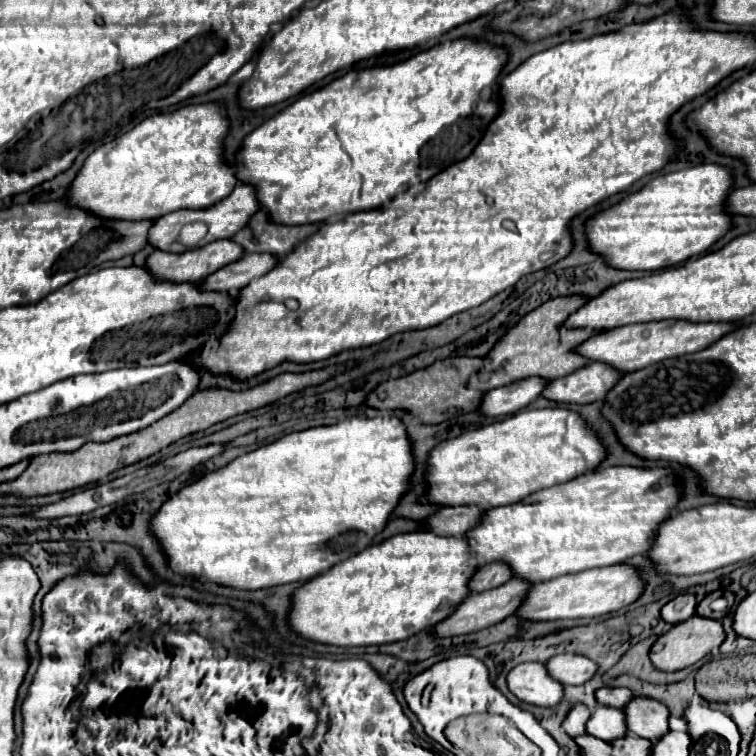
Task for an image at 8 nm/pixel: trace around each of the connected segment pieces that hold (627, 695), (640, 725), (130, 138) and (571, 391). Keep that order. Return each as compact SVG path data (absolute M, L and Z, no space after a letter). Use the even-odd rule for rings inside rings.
M605 686L605 688L599 688L595 692L595 698L597 698L599 704L613 706L613 708L623 708L633 698L633 692L627 690L627 688L611 688L611 686Z
M635 696L625 708L625 718L627 718L627 728L629 732L647 738L649 742L657 742L663 734L669 732L669 712L667 708L653 700L653 698L645 698L645 696ZM659 736L659 738L653 738Z
M189 104L189 106L181 106L175 112L167 112L167 114L153 114L149 118L145 118L141 124L137 124L133 130L125 132L123 136L99 146L93 154L89 154L89 158L85 160L83 168L79 170L79 174L75 176L75 180L71 182L65 198L71 198L71 202L75 202L75 206L83 206L83 210L91 210L93 214L99 214L99 218L131 218L131 220L157 220L169 212L175 210L203 210L203 208L211 208L217 202L221 202L223 198L227 198L231 194L231 190L237 184L237 178L233 174L233 170L225 164L223 160L223 138L229 132L229 120L225 116L223 104Z
M591 362L569 376L549 382L541 396L561 404L591 404L603 400L607 390L611 390L619 378L623 378L623 374L615 374L611 366Z

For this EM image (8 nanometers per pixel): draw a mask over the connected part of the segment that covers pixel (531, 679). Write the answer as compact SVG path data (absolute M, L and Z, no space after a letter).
M539 662L515 666L507 674L507 688L521 702L533 706L555 706L563 698L563 684L553 680Z

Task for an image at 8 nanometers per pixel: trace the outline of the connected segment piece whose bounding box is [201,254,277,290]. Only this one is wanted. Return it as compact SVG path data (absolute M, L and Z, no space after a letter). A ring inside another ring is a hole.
M245 254L201 280L203 290L239 290L247 286L255 276L269 272L275 262L277 258L271 254Z

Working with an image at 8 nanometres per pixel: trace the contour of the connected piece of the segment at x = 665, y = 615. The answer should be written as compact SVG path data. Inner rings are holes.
M679 594L661 608L661 618L667 624L683 622L683 620L695 616L695 606L697 606L697 602L695 602L693 594Z

